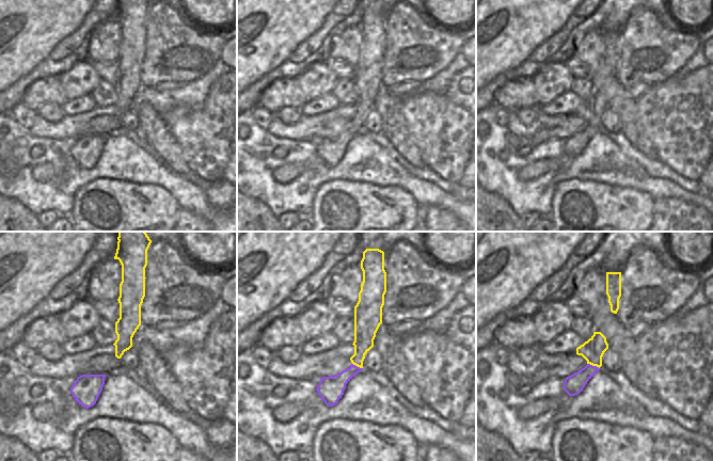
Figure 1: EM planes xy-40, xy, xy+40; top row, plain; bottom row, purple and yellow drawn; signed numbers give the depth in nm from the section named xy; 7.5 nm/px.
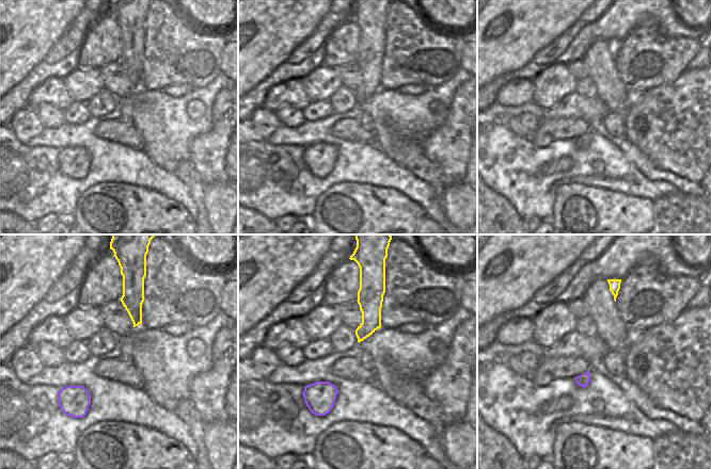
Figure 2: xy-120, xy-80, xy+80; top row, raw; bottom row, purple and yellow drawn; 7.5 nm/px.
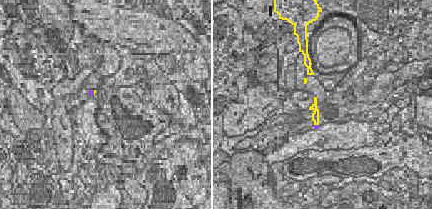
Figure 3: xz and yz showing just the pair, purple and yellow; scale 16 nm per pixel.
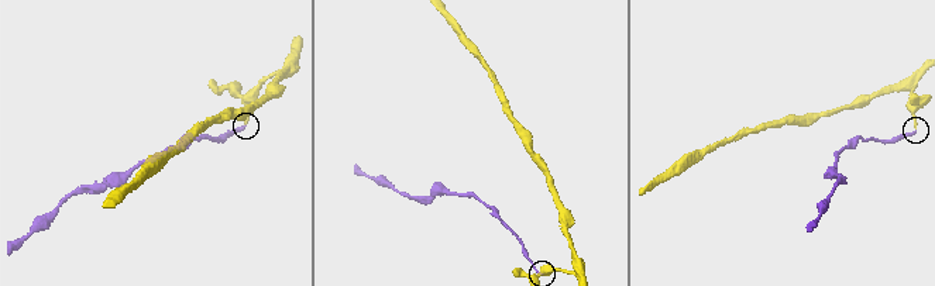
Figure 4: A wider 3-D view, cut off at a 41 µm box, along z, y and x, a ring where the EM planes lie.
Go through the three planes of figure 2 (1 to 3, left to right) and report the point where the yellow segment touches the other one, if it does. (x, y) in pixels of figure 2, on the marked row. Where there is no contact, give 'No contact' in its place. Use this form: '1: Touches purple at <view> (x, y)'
1: No contact
2: No contact
3: No contact

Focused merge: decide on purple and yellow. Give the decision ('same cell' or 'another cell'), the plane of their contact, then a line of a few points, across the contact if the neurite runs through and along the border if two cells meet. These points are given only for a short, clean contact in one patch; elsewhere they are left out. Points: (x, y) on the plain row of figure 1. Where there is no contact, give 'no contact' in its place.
same cell | xy+40 | xy+40 (573, 145), (593, 127), (592, 111)

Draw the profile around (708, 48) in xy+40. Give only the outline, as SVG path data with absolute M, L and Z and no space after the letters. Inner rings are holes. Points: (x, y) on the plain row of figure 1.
M713 37L704 44L702 49L708 62L713 65Z

